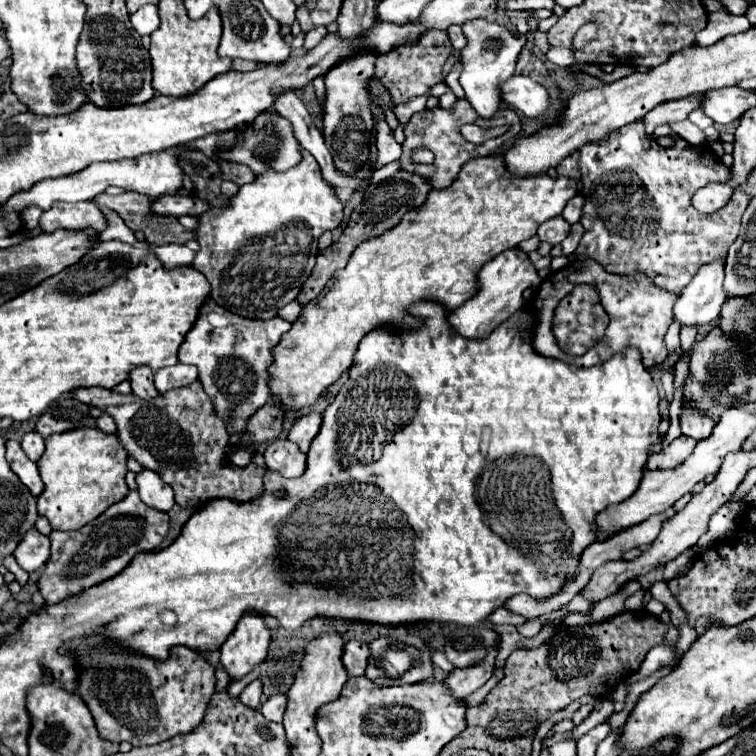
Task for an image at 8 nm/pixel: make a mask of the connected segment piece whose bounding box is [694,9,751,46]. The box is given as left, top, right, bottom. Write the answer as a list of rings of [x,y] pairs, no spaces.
[[[725,9],[708,14],[707,25],[696,34],[694,45],[709,46],[733,33],[747,31],[751,27],[745,15],[733,15]]]

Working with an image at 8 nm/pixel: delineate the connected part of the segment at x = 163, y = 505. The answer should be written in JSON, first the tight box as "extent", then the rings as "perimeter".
{"extent":[137,471,175,513],"perimeter":[[[153,471],[139,473],[137,485],[139,485],[141,501],[147,503],[149,507],[167,513],[175,505],[173,489],[169,489],[169,485],[165,485],[165,481],[161,481],[161,477],[157,477],[157,473],[153,473]]]}

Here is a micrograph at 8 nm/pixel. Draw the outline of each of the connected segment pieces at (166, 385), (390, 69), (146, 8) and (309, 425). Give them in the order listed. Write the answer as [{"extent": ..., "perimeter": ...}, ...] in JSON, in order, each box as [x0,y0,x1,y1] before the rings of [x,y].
[{"extent":[155,363,197,393],"perimeter":[[[177,363],[169,369],[159,369],[155,373],[155,385],[161,393],[169,391],[169,389],[177,389],[177,387],[185,387],[189,383],[197,381],[197,367],[191,365],[183,365]]]},{"extent":[375,29,451,105],"perimeter":[[[431,29],[429,33],[425,33],[421,37],[421,41],[417,45],[405,45],[405,47],[395,49],[391,55],[389,53],[379,55],[377,63],[375,63],[375,75],[379,75],[379,79],[385,81],[387,89],[393,95],[395,105],[399,105],[399,103],[409,101],[411,97],[427,95],[433,85],[441,83],[443,81],[441,69],[447,63],[449,55],[451,55],[451,43],[449,43],[447,33]]]},{"extent":[131,5,159,35],"perimeter":[[[143,5],[131,15],[131,23],[139,35],[151,35],[159,27],[159,13],[155,5]]]},{"extent":[289,413,323,453],"perimeter":[[[321,413],[301,415],[301,417],[293,423],[293,427],[291,427],[291,431],[289,431],[289,441],[297,443],[299,449],[301,449],[303,453],[307,453],[309,447],[311,447],[311,441],[313,441],[315,435],[319,433],[321,419],[323,419]]]}]

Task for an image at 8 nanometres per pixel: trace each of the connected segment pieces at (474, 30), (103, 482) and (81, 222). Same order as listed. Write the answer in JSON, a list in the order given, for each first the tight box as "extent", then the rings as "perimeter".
[{"extent":[459,19,523,117],"perimeter":[[[487,19],[465,23],[463,35],[467,37],[467,45],[459,51],[459,57],[463,63],[459,81],[465,91],[465,99],[473,105],[473,109],[477,109],[477,113],[481,113],[481,117],[491,117],[501,107],[497,85],[513,75],[517,57],[523,49],[523,41],[515,37],[505,25],[499,25]]]},{"extent":[37,427,129,531],"perimeter":[[[81,427],[49,435],[45,439],[45,453],[37,463],[45,483],[45,491],[37,499],[39,515],[45,515],[53,529],[65,531],[93,521],[129,493],[125,483],[127,457],[119,437],[103,433],[99,427]]]},{"extent":[41,201,107,233],"perimeter":[[[87,201],[87,203],[69,203],[69,205],[57,203],[41,215],[41,227],[47,233],[51,233],[59,227],[63,227],[63,229],[93,227],[97,233],[101,233],[107,227],[107,219],[99,211],[99,207],[91,201]]]}]

